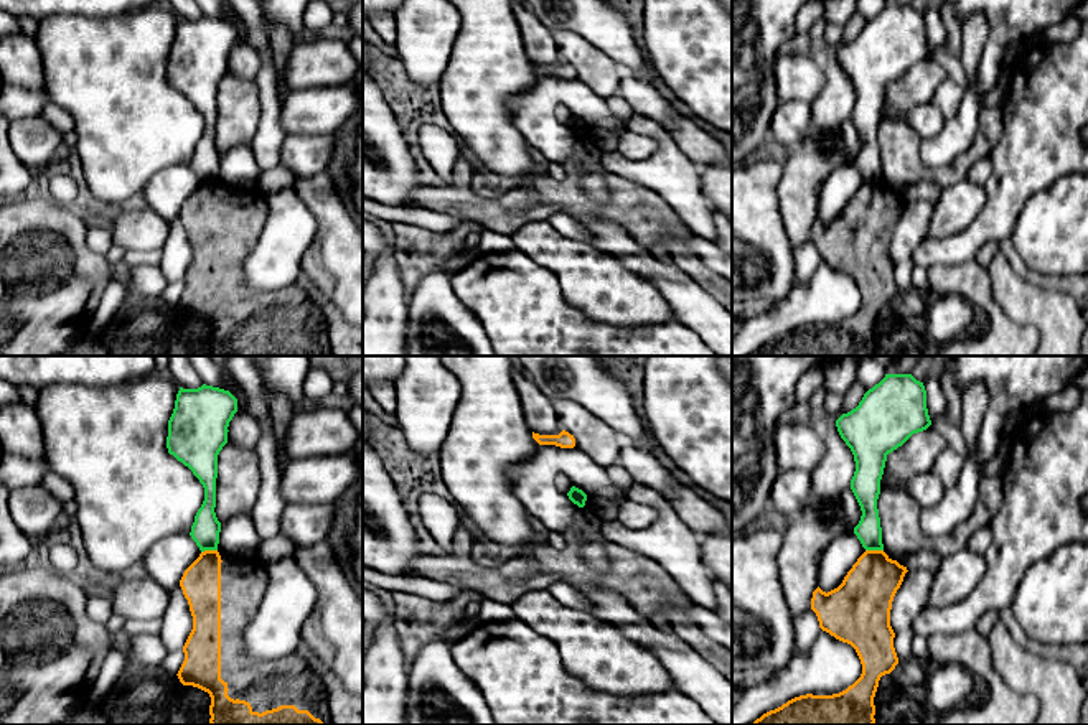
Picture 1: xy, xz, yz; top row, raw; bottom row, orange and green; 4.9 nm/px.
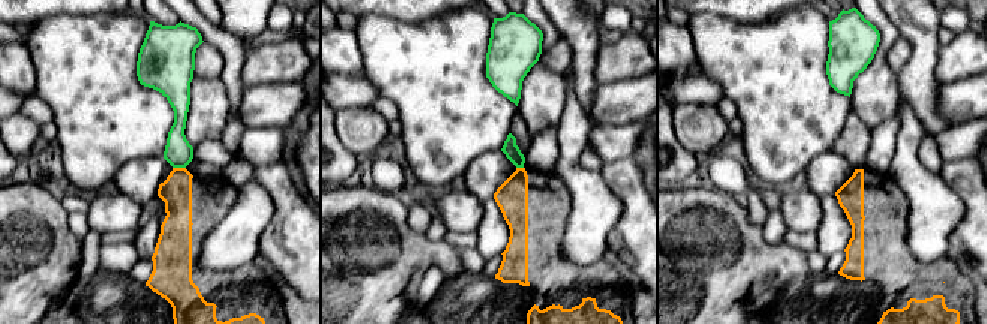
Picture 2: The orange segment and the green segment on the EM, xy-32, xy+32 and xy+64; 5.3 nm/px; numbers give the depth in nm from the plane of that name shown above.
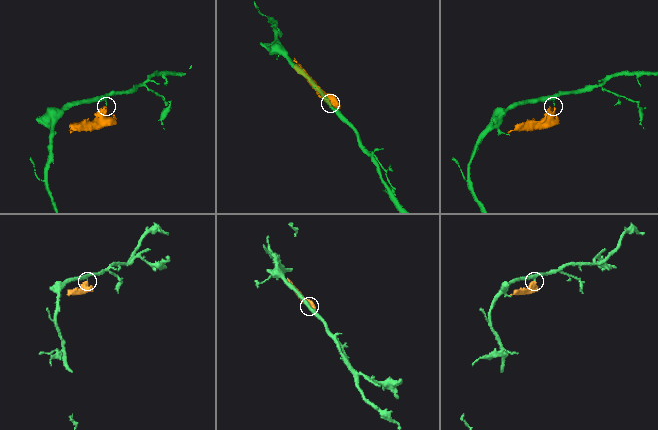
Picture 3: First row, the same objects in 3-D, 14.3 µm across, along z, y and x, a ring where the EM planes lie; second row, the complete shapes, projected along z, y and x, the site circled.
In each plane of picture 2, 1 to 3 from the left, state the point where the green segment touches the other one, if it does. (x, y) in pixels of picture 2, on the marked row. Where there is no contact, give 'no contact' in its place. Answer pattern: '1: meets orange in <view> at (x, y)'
1: meets orange in xy-32 at (179, 168)
2: meets orange in xy+32 at (519, 168)
3: no contact

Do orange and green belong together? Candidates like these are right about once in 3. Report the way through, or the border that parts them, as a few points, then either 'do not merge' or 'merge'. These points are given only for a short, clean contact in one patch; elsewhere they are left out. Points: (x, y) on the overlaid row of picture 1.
do not merge

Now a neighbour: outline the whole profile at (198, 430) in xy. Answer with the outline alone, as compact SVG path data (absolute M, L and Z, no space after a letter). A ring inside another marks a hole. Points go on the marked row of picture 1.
M203 384L198 389L180 387L173 414L168 420L168 453L188 466L204 488L204 501L195 516L190 532L201 552L218 550L219 544L221 522L214 512L218 455L227 443L227 427L236 412L237 399L229 391Z

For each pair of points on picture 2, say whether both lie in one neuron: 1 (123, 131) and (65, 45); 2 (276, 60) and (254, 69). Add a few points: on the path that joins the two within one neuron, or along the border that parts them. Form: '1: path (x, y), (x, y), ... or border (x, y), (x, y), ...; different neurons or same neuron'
1: path (102, 110), (86, 66); same neuron
2: path (270, 63), (260, 66); same neuron

